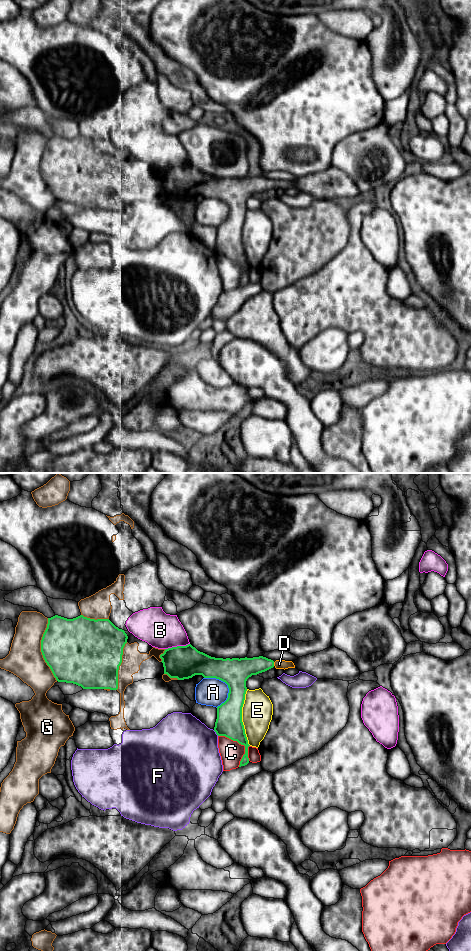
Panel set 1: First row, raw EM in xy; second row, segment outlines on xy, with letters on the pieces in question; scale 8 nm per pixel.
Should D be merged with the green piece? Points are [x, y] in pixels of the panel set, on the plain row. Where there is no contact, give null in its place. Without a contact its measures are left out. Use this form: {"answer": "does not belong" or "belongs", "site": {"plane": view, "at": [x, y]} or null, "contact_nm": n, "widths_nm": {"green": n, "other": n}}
{"answer": "belongs", "site": {"plane": "xy", "at": [273, 184]}, "contact_nm": 30, "widths_nm": {"green": 170, "other": 80}}

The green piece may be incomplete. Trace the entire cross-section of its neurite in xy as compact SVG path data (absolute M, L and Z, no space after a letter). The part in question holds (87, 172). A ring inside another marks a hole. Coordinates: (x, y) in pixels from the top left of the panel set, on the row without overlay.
M58 135L48 138L47 148L41 160L41 172L58 202L73 203L83 209L118 209L118 190L122 183L123 168L128 156L109 139L90 139L80 135L67 139Z

